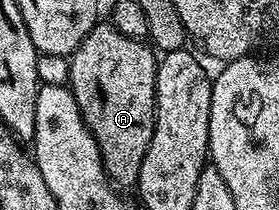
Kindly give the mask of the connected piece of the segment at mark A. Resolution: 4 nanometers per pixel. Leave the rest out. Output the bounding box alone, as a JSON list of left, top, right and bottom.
[66,23,157,191]

